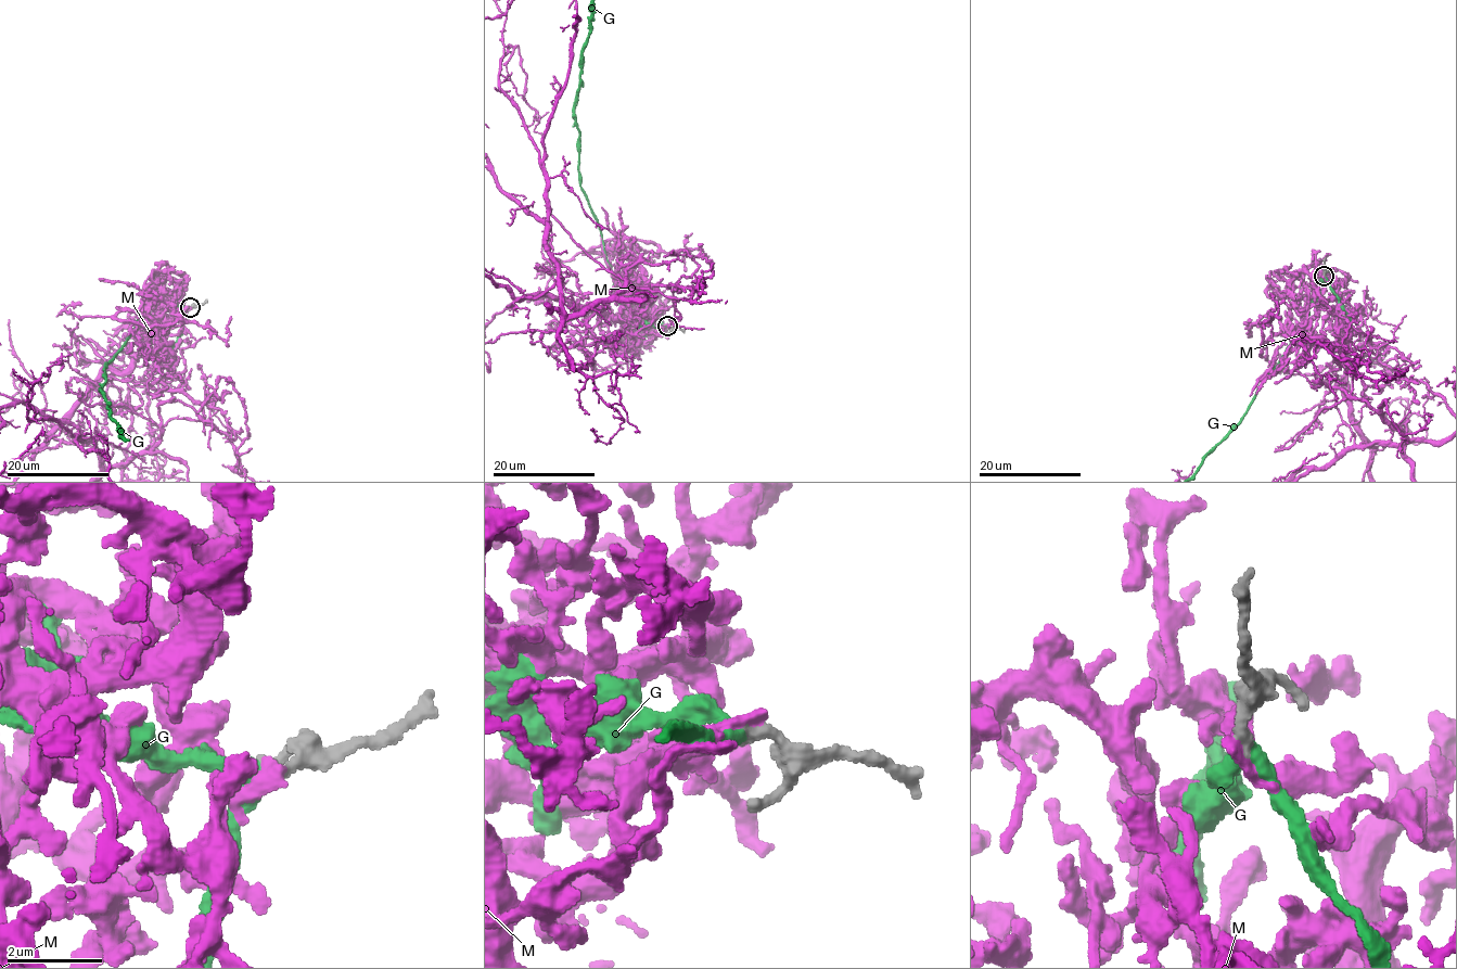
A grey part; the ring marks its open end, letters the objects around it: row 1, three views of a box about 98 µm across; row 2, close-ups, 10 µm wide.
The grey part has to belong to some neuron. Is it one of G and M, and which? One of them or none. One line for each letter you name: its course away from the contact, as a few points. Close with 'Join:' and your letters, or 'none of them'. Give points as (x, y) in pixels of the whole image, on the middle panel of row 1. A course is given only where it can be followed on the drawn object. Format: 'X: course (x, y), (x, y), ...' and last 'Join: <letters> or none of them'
Join: M

